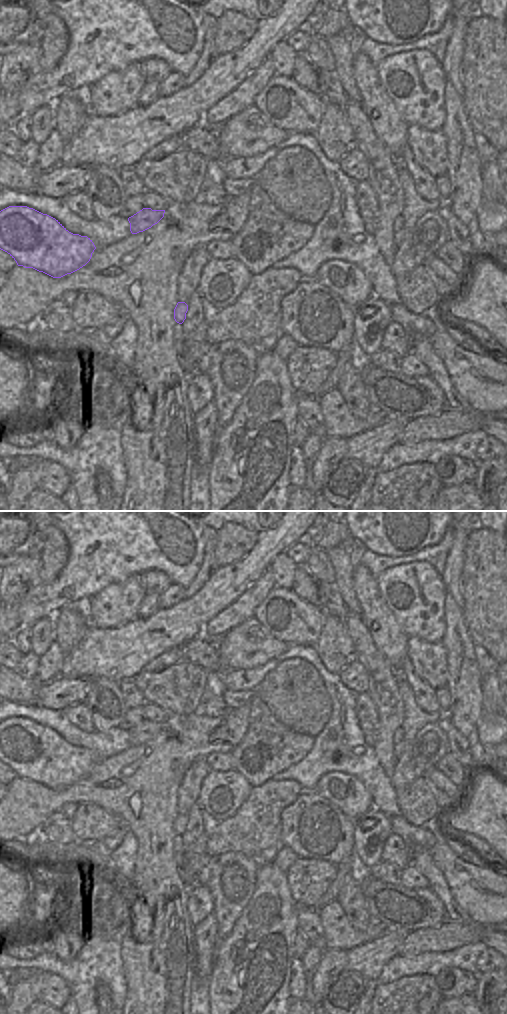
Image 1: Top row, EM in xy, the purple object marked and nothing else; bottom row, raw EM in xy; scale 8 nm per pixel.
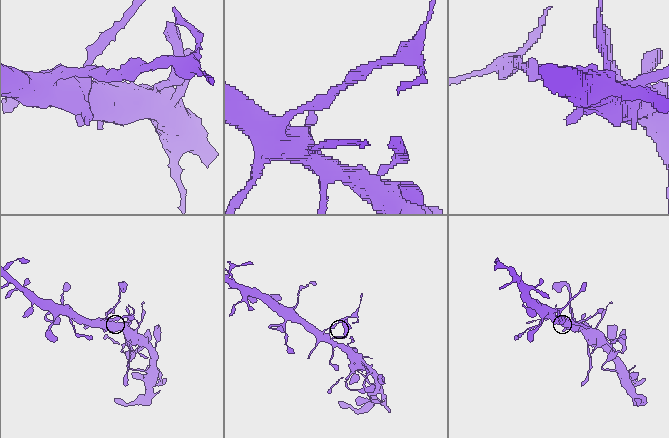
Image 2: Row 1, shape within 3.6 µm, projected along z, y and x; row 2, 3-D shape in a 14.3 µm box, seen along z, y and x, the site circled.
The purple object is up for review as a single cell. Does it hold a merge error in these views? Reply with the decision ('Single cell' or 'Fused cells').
Fused cells

